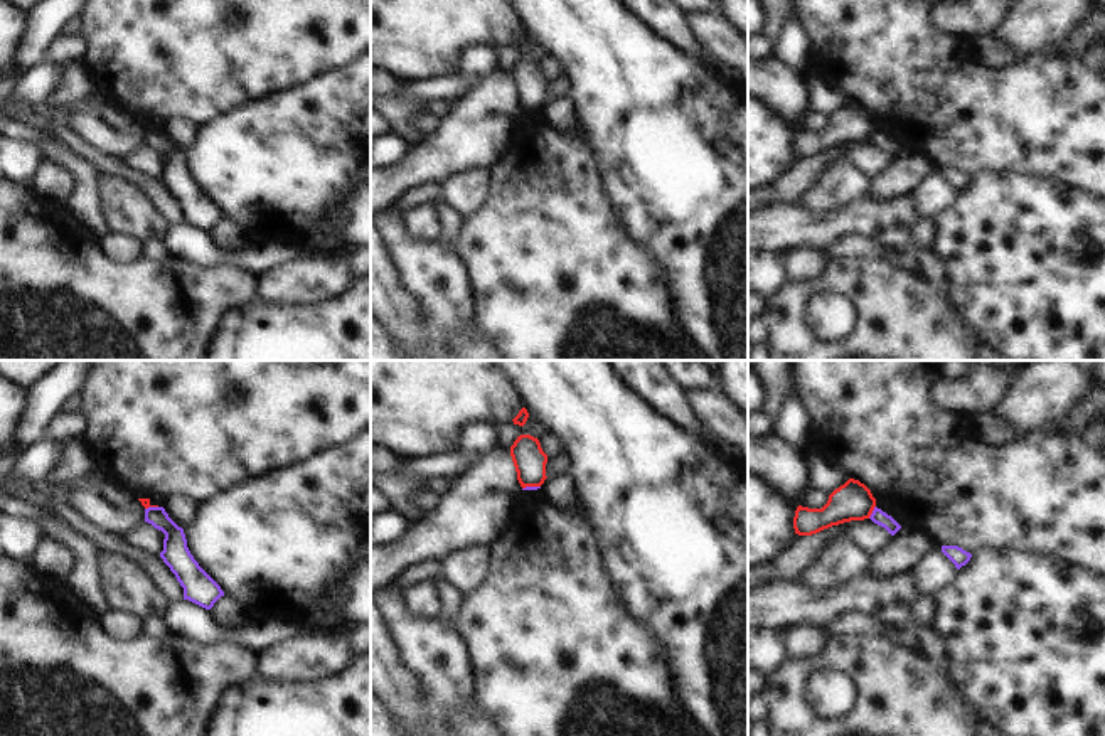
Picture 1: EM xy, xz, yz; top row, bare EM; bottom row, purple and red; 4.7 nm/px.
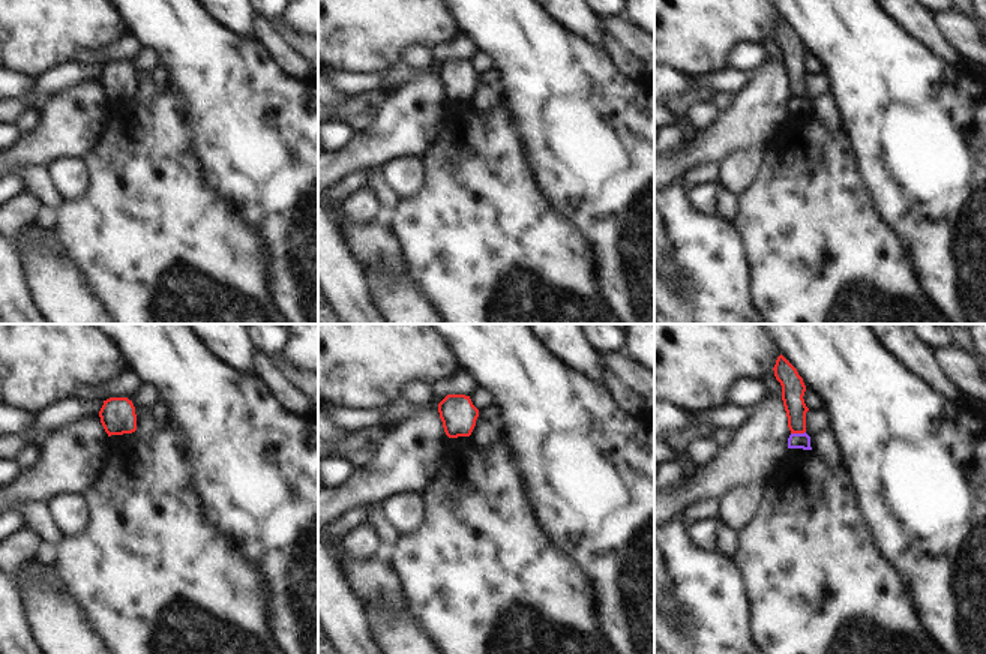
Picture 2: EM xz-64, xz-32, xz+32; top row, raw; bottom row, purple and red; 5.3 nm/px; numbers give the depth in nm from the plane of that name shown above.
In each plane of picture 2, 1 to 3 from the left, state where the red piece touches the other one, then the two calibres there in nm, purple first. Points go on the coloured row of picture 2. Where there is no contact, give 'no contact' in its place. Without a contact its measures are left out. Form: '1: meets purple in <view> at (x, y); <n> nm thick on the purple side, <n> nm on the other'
1: no contact
2: no contact
3: meets purple in xz+32 at (797, 434); 80 nm thick on the purple side, 130 nm on the other

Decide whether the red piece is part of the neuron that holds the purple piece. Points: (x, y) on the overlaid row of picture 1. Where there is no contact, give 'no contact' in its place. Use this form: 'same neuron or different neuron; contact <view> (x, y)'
different neuron; contact yz (873, 512)

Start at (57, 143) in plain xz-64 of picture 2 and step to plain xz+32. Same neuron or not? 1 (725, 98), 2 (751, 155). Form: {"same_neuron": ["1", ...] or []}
{"same_neuron": []}

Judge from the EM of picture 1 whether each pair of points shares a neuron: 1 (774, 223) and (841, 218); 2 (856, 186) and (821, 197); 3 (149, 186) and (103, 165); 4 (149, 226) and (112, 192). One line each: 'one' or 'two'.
1: one
2: one
3: one
4: one

